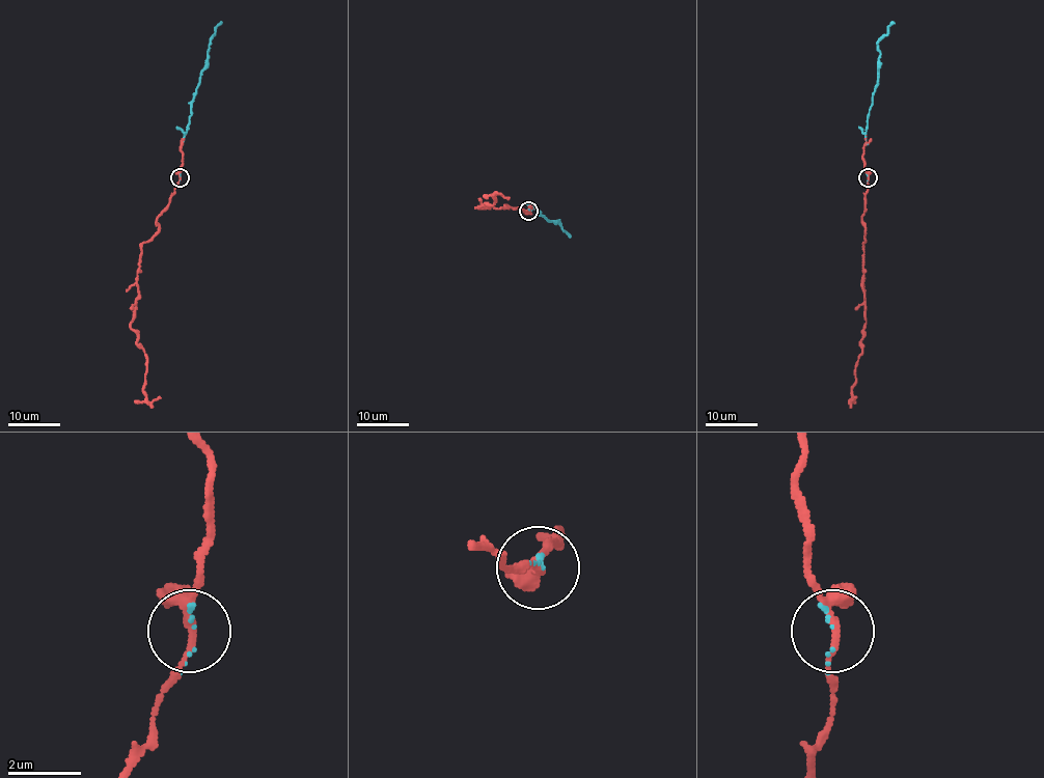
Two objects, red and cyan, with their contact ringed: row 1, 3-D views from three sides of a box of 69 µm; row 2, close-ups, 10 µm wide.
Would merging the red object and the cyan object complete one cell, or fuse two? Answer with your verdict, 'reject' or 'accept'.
accept

